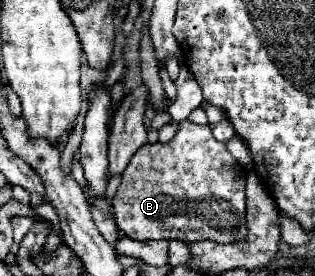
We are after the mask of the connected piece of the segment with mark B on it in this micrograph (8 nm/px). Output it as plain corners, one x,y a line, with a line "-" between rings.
185,120
179,124
179,132
169,144
145,144
135,152
129,166
121,176
119,190
111,200
115,210
115,222
119,230
133,240
213,240
213,242
241,242
247,236
245,226
245,180
247,172
229,154
223,142
217,142
209,126
193,124

